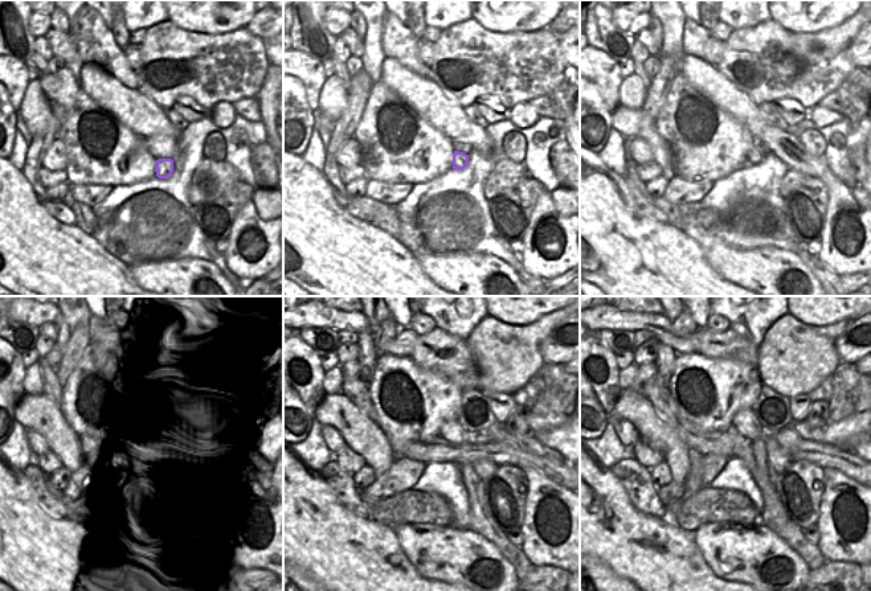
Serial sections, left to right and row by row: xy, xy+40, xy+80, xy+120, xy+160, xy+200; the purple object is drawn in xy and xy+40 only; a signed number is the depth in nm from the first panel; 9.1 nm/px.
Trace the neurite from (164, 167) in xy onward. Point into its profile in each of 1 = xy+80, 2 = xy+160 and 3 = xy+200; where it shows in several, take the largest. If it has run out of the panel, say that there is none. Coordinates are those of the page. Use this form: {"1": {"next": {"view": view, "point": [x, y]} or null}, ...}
{"1": {"next": {"view": "xy+80", "point": [755, 155]}}, "2": {"next": {"view": "xy+160", "point": [452, 431]}}, "3": {"next": {"view": "xy+200", "point": [745, 421]}}}

